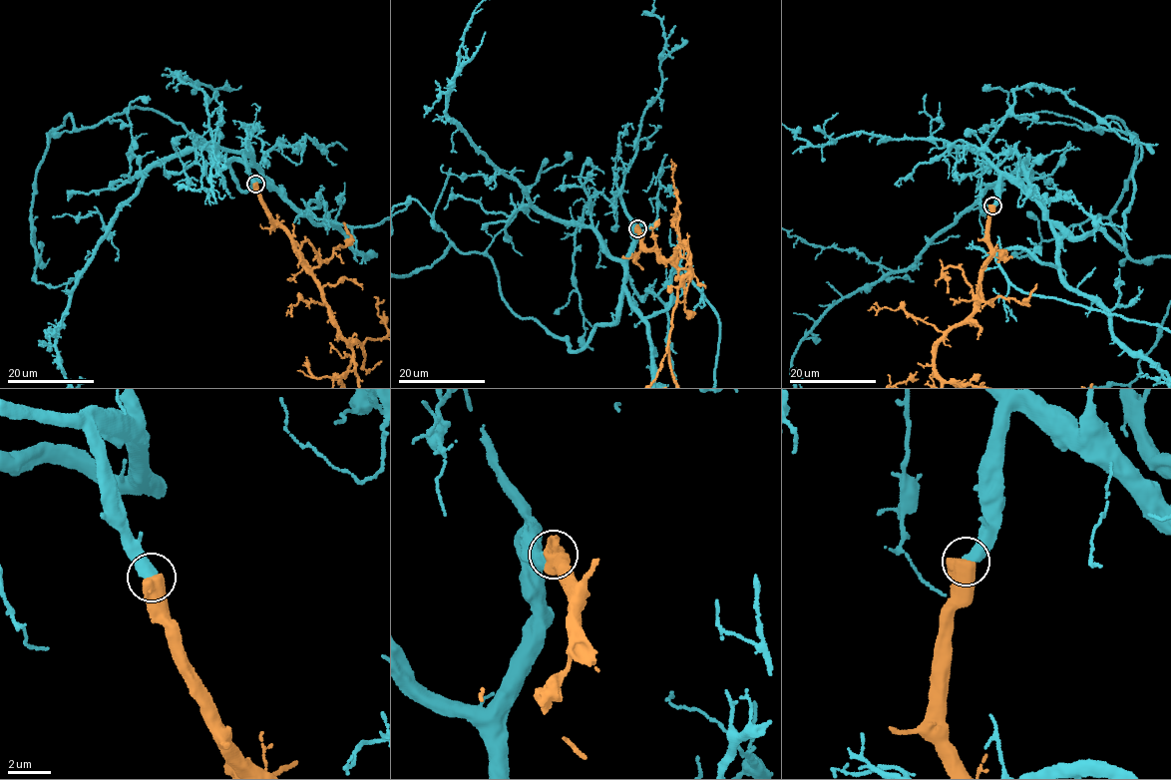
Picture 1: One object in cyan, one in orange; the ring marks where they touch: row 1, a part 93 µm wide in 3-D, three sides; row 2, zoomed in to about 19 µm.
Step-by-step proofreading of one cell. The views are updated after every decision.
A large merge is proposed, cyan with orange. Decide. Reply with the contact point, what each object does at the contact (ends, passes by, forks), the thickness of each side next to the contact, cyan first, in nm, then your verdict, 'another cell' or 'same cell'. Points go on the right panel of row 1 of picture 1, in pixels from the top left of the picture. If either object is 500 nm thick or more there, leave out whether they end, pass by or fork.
at (992, 205); 550 nm thick on the cyan side, 800 nm on the other; same cell

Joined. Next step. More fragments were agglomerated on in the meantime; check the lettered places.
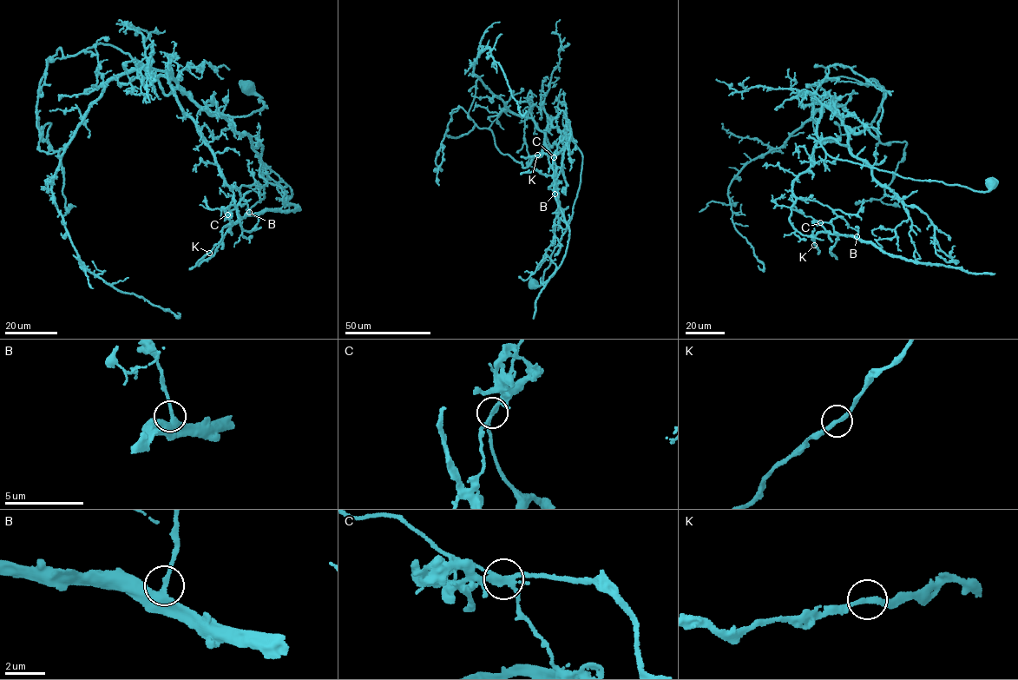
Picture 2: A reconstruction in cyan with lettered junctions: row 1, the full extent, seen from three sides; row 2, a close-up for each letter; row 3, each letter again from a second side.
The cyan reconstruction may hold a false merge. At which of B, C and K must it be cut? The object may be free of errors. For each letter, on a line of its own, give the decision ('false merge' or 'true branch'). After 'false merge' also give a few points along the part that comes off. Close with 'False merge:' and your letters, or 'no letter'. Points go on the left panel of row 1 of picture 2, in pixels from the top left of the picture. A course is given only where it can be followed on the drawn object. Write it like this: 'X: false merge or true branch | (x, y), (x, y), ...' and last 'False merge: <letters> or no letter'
B: true branch
C: false merge | (227, 214), (236, 208), (239, 218), (271, 208), (298, 208), (298, 205), (284, 206), (289, 195)
K: true branch
False merge: C

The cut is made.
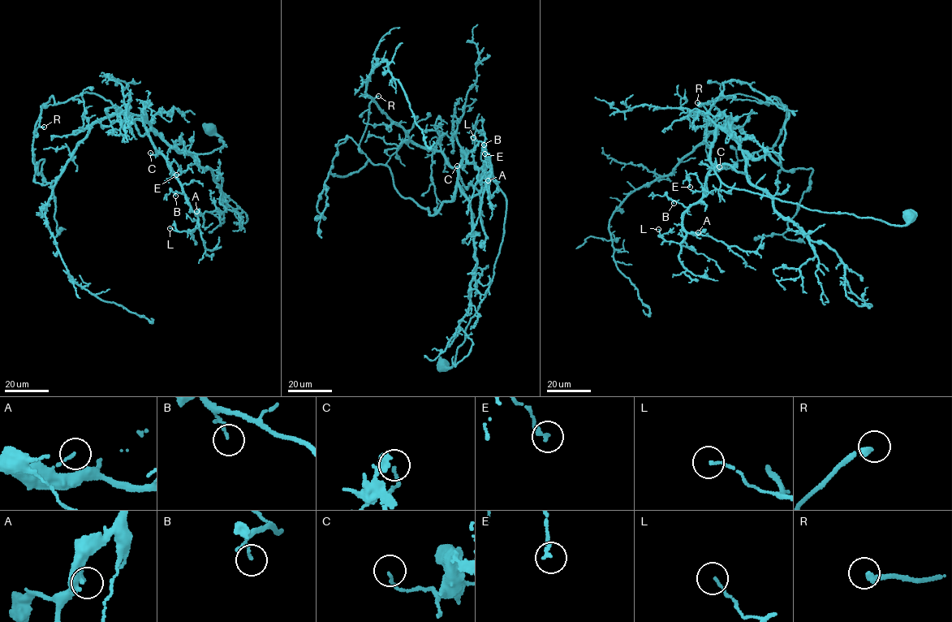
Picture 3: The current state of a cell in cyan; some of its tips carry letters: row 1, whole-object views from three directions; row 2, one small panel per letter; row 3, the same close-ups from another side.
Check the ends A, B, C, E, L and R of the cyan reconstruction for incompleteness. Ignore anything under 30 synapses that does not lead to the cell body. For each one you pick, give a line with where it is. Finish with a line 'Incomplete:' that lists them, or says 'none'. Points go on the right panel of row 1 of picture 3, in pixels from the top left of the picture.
Incomplete: none

